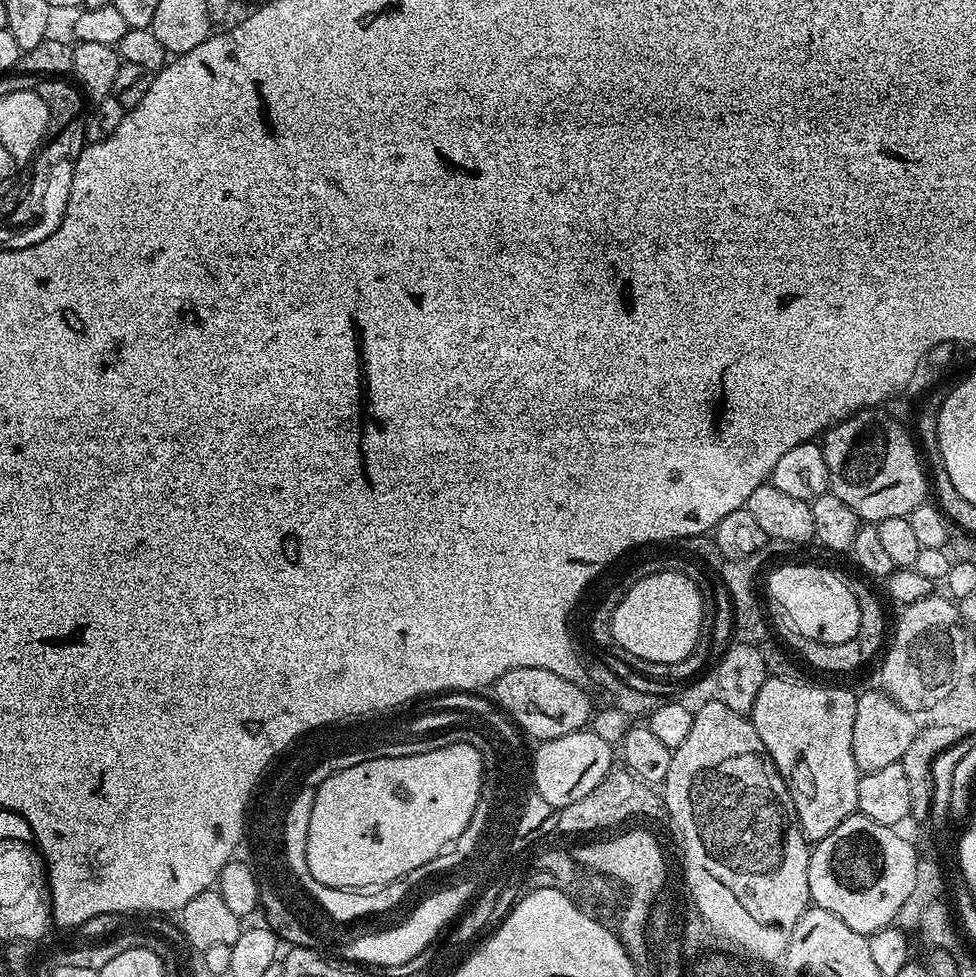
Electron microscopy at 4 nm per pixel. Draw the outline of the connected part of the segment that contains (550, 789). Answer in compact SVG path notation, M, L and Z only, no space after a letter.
M591 730L571 732L562 738L545 740L531 757L532 780L536 792L546 800L552 810L570 806L581 801L614 767L612 761L613 745L604 741Z

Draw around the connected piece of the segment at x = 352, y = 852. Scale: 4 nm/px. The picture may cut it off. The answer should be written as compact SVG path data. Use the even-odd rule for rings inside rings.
M468 744L445 746L430 753L410 754L408 757L374 758L370 761L358 762L358 766L352 766L333 774L318 786L314 798L314 808L310 810L309 837L306 838L306 862L309 864L310 874L314 874L314 878L318 882L337 890L368 890L373 886L393 884L394 881L410 874L410 870L425 866L449 846L456 843L456 840L466 830L467 824L475 812L475 807L478 806L483 782L483 759L480 757L479 751Z

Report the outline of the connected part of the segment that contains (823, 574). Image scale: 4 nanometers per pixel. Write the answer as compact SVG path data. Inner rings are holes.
M784 564L768 576L768 592L779 611L788 617L806 638L823 644L850 642L858 634L858 602L849 581L835 576L828 568L815 568L812 564Z

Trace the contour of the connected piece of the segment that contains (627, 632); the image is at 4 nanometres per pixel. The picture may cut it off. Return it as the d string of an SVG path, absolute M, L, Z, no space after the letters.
M672 571L650 574L618 602L612 618L613 645L637 660L673 664L686 659L699 638L705 609L699 583Z

